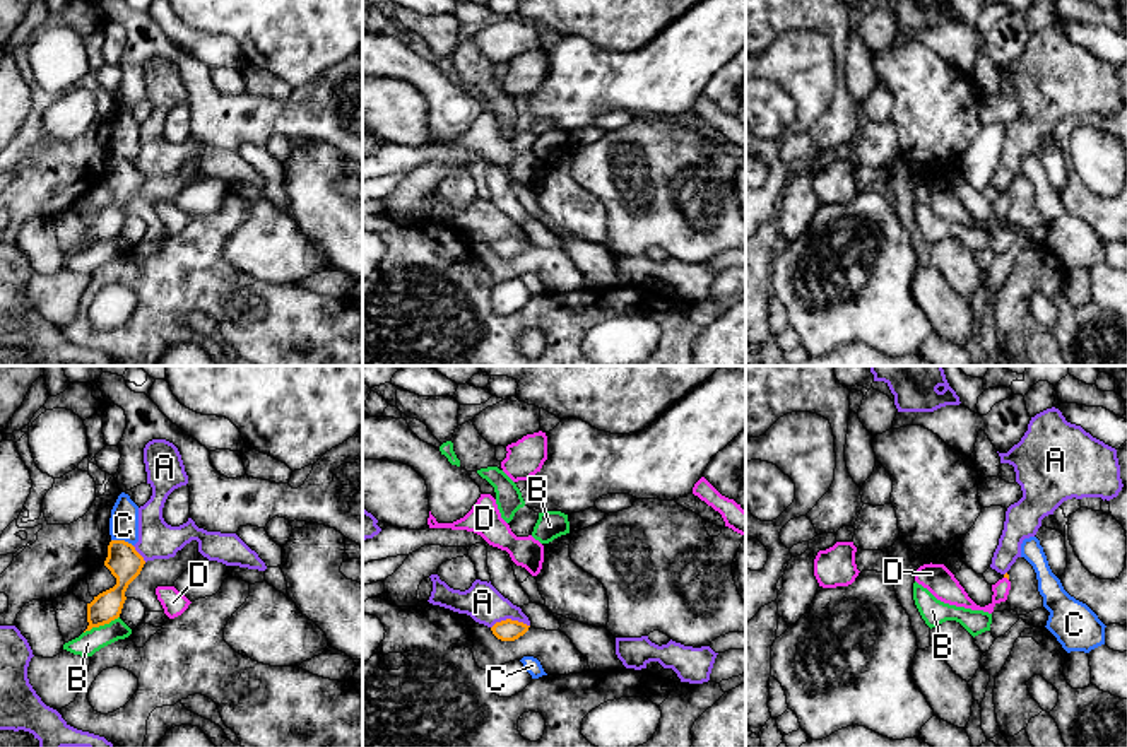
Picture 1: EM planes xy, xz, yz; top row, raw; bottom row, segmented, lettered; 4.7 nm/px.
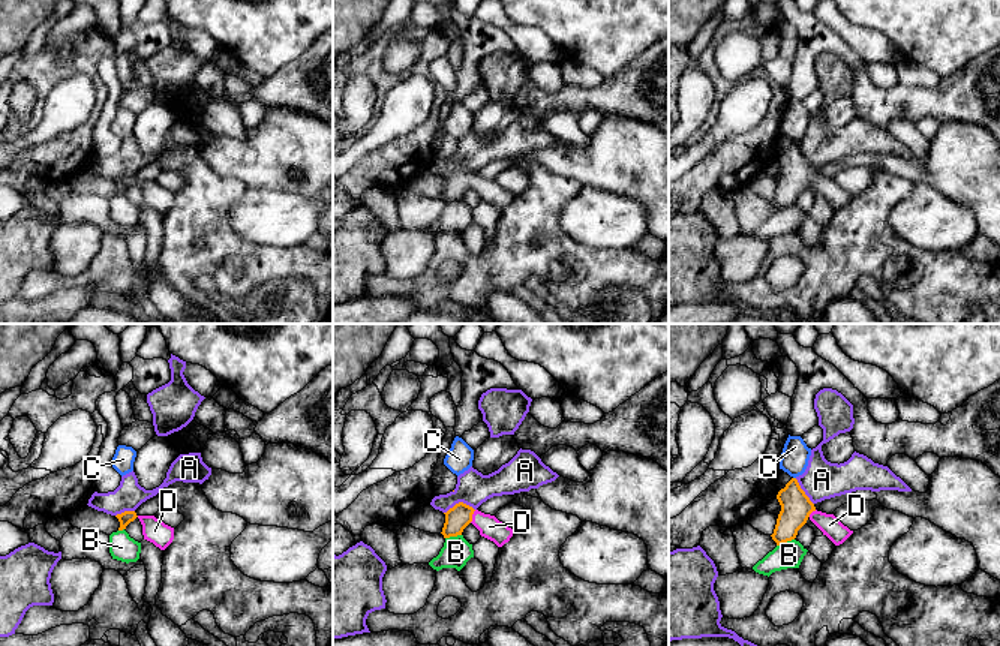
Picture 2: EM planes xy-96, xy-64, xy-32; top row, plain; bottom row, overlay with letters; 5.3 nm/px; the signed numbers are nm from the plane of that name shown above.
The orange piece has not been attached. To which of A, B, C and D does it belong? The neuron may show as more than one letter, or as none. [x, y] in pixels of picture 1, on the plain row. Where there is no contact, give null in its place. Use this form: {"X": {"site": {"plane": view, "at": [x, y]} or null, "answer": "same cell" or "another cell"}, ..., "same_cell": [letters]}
{"A": {"site": {"plane": "xz", "at": [510, 236]}, "answer": "another cell"}, "B": {"site": {"plane": "xy", "at": [101, 241]}, "answer": "another cell"}, "C": {"site": {"plane": "xy", "at": [122, 158]}, "answer": "another cell"}, "D": {"site": {"plane": "yz", "at": [1006, 194]}, "answer": "same cell"}, "same_cell": ["D"]}

